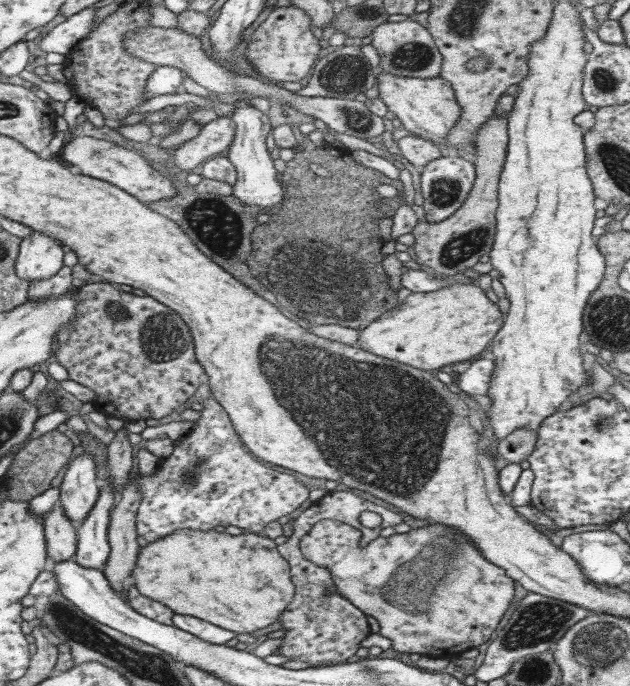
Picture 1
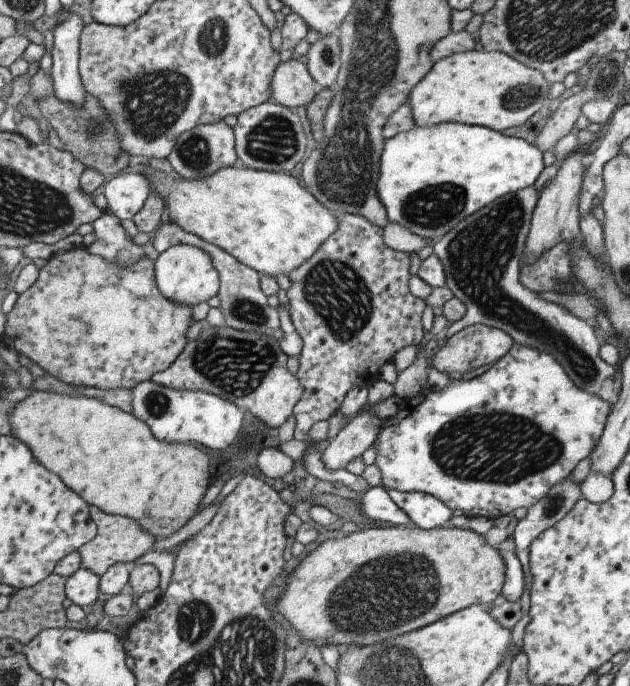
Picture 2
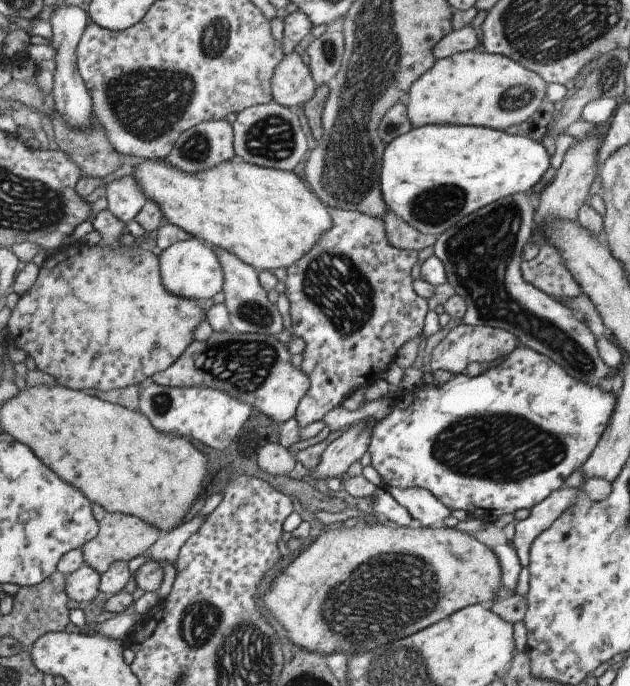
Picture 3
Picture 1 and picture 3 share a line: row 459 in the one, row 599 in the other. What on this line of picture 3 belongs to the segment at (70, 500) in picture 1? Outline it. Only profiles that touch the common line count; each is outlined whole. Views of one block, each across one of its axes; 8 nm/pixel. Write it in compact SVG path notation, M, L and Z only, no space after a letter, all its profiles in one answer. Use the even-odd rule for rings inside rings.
M84 563L78 570L65 577L65 591L68 598L86 604L98 596L101 574Z

